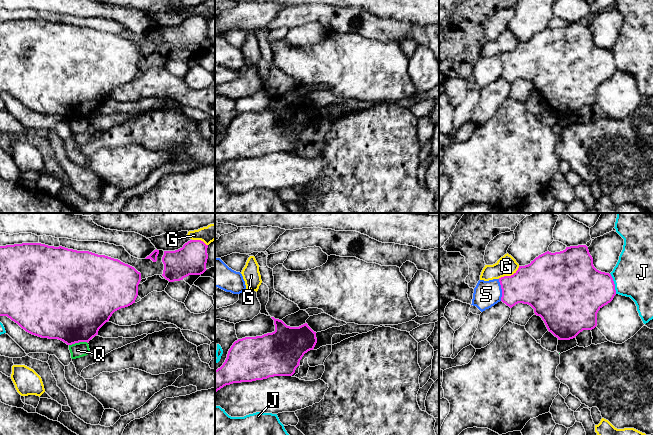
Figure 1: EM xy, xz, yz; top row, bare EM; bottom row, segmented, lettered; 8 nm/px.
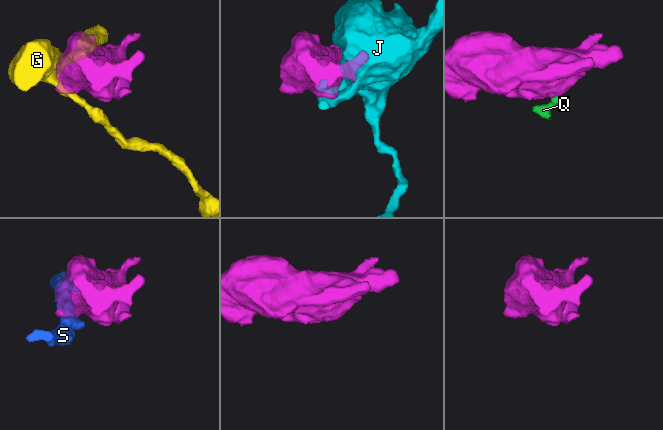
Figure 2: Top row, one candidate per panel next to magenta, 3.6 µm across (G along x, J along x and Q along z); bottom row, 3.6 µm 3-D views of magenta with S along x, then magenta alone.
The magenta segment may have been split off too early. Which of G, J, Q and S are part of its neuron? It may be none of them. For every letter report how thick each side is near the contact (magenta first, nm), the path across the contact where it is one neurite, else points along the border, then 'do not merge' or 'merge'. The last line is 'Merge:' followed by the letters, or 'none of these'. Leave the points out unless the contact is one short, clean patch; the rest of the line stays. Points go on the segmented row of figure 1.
G: calibres 380 and 160 nm; do not merge
J: calibres 400 and 320 nm; do not merge
Q: calibres 480 and 120 nm; border xy (87, 342), (75, 342), (69, 345); do not merge
S: calibres 320 and 220 nm; do not merge
Merge: none of these

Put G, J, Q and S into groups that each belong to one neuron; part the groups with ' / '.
G / J / Q / S

